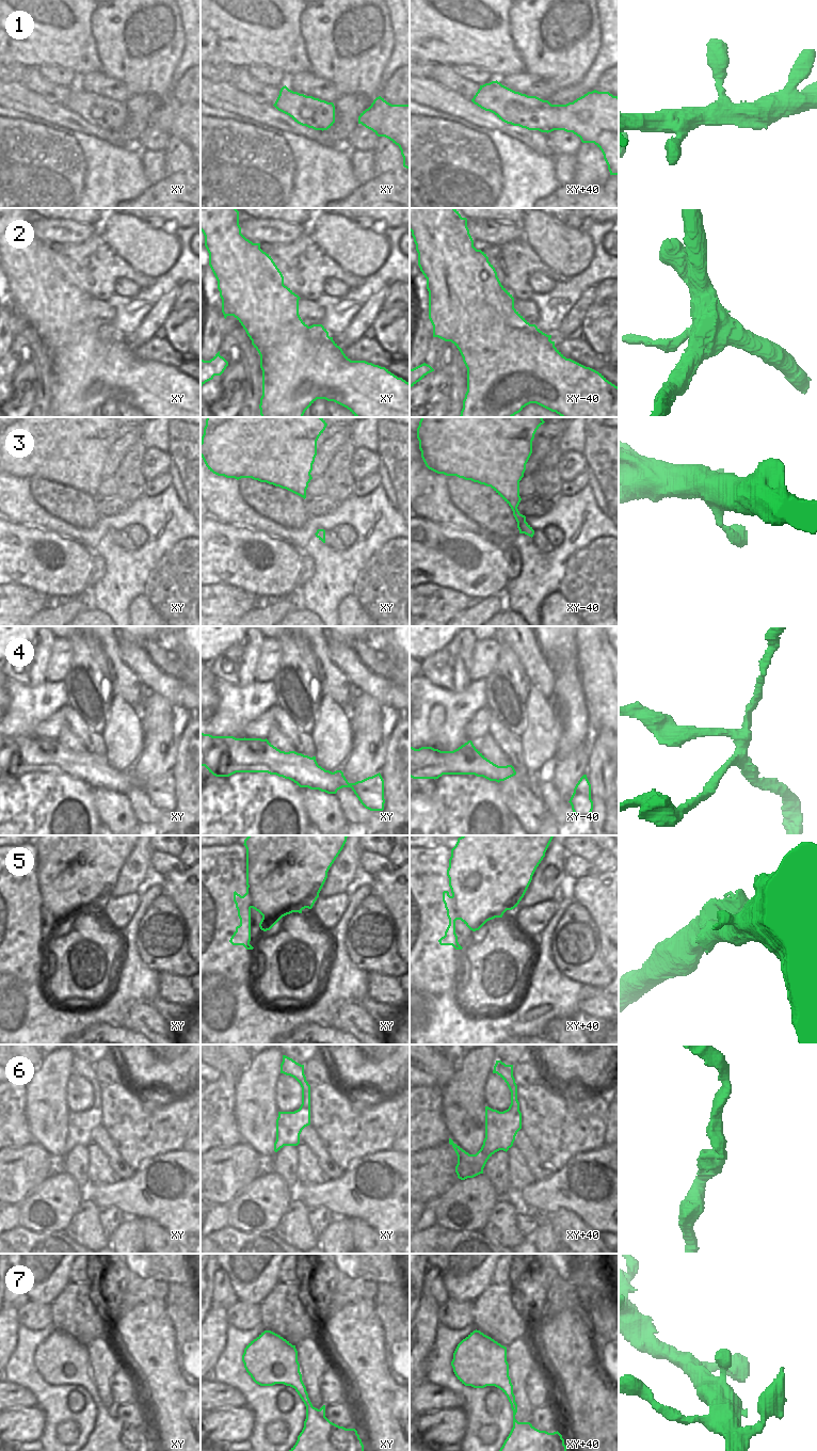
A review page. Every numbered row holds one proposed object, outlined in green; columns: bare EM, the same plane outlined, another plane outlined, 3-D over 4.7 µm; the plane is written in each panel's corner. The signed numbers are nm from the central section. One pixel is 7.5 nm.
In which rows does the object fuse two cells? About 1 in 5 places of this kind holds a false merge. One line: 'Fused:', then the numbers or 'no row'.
Fused: 2

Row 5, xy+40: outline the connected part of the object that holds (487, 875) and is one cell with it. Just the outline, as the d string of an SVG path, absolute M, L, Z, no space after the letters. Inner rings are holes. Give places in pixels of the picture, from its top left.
M462 835L451 849L447 876L452 895L443 892L443 902L447 910L449 925L438 942L440 945L452 945L455 950L463 947L458 942L455 921L461 920L470 930L479 930L487 921L502 918L507 910L512 910L524 897L532 876L545 857L554 835Z

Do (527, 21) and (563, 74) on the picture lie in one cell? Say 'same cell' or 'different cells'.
same cell

